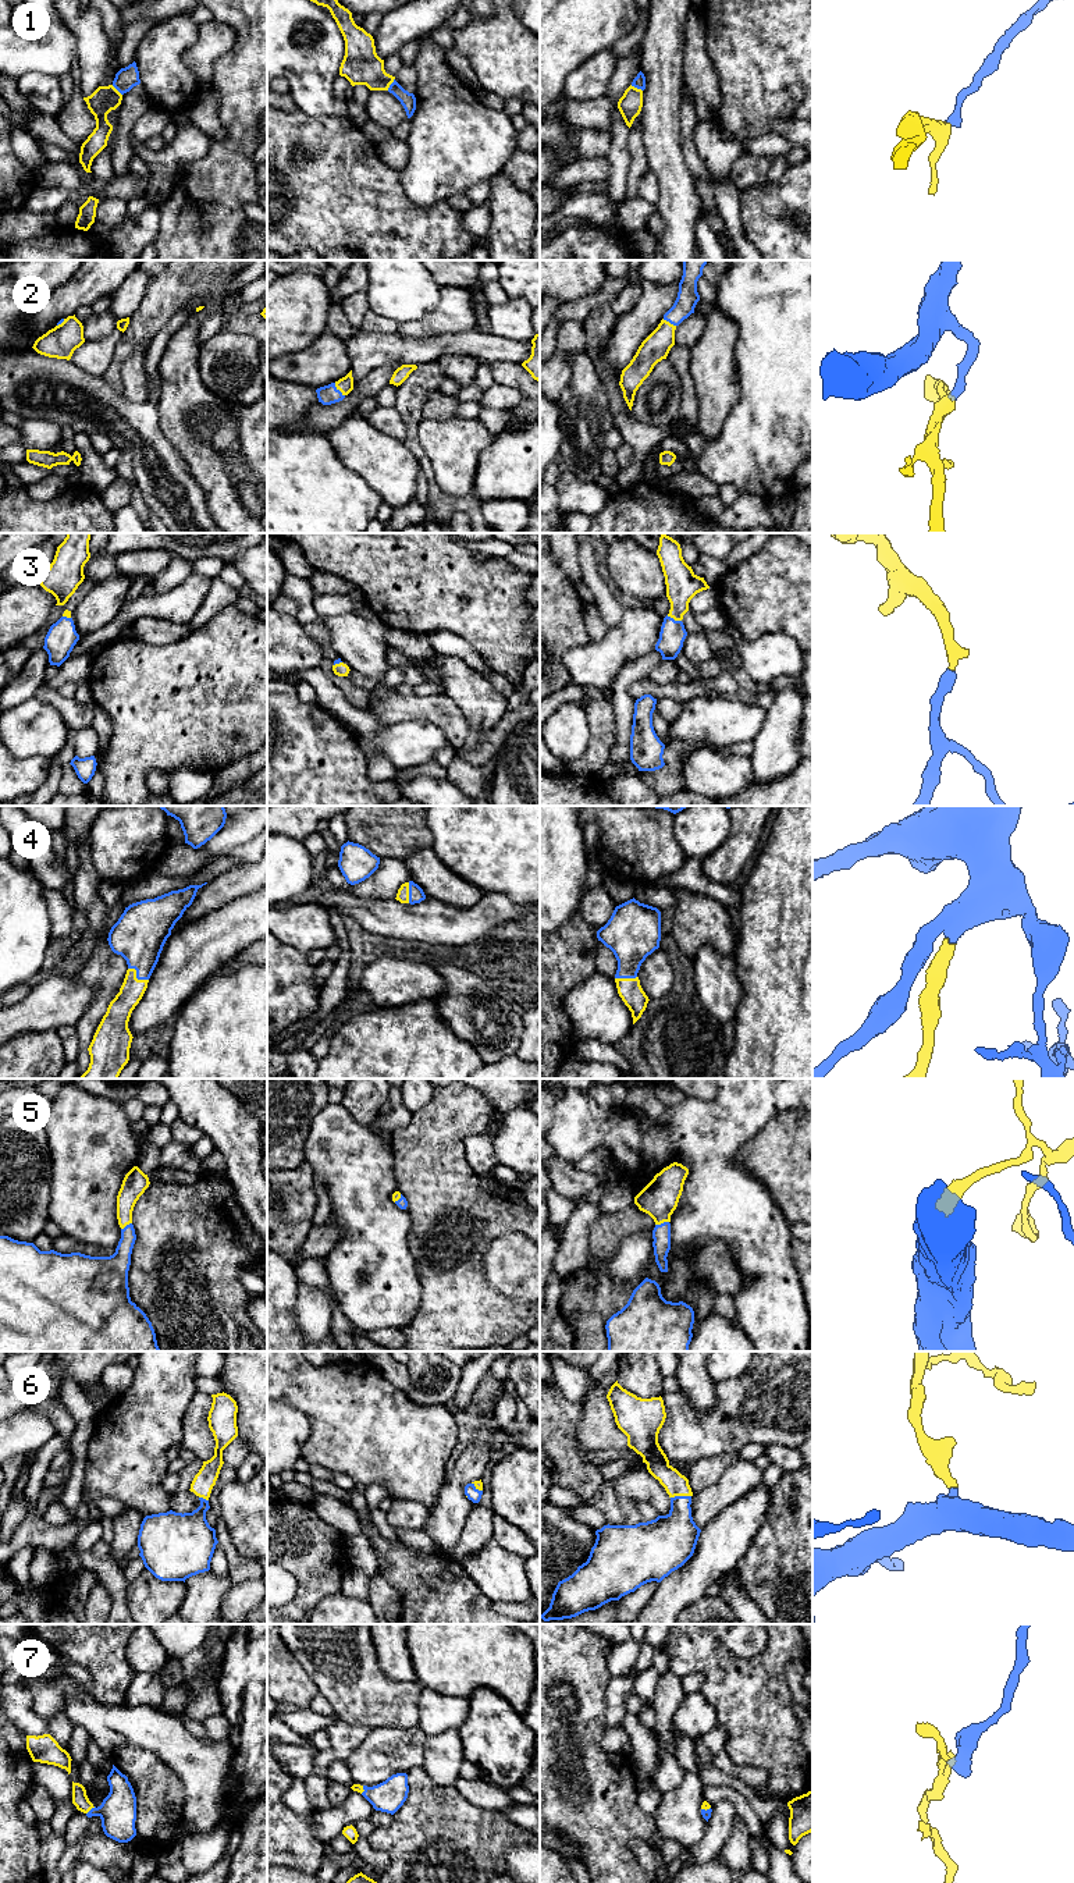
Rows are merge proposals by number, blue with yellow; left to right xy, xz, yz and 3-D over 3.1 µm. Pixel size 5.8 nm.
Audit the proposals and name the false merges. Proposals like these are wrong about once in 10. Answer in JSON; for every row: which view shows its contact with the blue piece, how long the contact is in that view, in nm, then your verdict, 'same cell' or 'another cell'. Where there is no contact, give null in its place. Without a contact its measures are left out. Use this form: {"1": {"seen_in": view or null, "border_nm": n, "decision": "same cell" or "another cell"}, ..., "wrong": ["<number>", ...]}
{"1": {"seen_in": "xz", "border_nm": 80, "decision": "same cell"}, "2": {"seen_in": "xz", "border_nm": 100, "decision": "same cell"}, "3": {"seen_in": "yz", "border_nm": 90, "decision": "same cell"}, "4": {"seen_in": "xy", "border_nm": 140, "decision": "same cell"}, "5": {"seen_in": "yz", "border_nm": 80, "decision": "same cell"}, "6": {"seen_in": "yz", "border_nm": 120, "decision": "same cell"}, "7": {"seen_in": "xy", "border_nm": 70, "decision": "same cell"}, "wrong": []}

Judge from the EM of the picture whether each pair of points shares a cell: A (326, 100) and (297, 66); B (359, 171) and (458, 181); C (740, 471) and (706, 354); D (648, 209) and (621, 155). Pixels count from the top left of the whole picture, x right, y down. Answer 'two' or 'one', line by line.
A: one
B: two
C: two
D: two

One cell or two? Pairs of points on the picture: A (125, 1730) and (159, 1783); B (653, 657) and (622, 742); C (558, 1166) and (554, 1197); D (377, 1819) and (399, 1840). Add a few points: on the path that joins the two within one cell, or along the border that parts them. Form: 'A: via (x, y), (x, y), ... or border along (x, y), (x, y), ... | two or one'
A: border along (110, 1757), (121, 1747), (141, 1747), (164, 1764) | two
B: via (630, 677), (623, 684), (623, 720) | one
C: border along (554, 1189), (572, 1201) | two
D: border along (393, 1815), (393, 1821), (387, 1826), (376, 1828) | two

